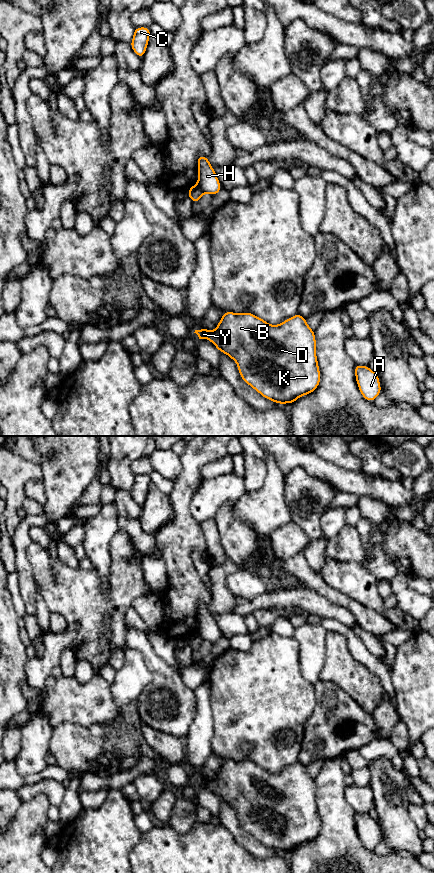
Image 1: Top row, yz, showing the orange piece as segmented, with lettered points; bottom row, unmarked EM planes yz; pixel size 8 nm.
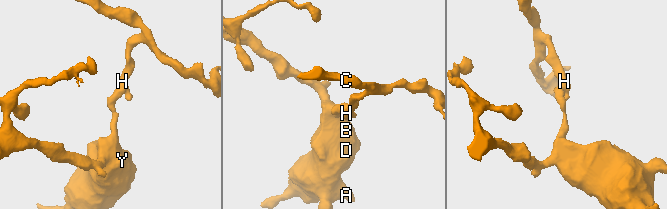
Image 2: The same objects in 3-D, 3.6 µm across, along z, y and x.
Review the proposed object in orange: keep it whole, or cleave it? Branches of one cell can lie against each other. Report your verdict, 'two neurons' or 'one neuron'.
two neurons

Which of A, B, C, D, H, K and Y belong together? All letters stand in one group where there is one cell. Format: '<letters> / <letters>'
A B D K Y / C H

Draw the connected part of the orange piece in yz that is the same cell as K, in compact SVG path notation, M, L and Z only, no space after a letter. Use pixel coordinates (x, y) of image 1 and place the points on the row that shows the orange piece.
M224 311L215 330L209 331L203 326L194 333L199 339L211 341L220 353L234 360L243 381L267 400L293 404L298 398L313 393L320 384L315 333L299 313L279 325L271 325L250 312Z

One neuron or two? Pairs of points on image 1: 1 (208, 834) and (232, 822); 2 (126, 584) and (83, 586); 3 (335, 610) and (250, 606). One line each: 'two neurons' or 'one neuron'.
1: two neurons
2: one neuron
3: one neuron

